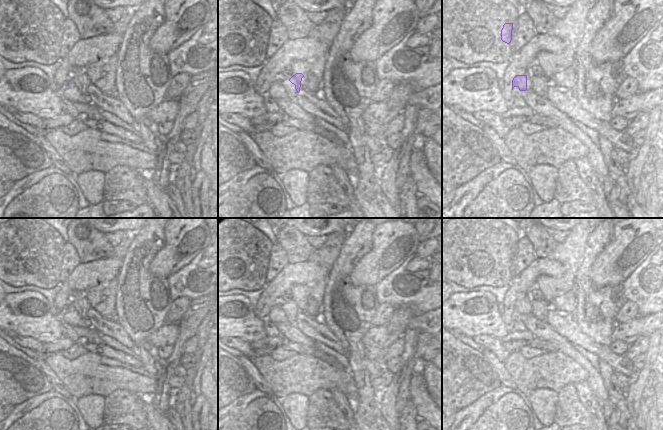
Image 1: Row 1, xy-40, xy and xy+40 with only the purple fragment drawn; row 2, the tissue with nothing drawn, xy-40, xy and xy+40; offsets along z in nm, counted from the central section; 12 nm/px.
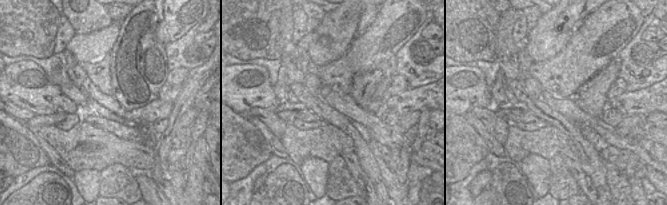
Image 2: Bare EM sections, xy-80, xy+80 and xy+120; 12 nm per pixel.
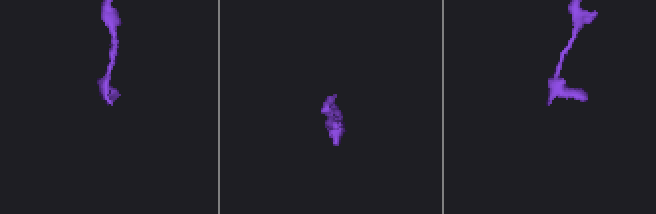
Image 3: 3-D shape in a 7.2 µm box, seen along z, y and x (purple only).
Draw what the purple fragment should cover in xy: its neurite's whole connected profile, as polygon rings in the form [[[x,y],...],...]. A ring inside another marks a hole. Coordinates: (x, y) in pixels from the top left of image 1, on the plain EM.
[[[296,297],[283,308],[283,311],[287,314],[287,322],[289,324],[294,324],[300,316],[303,301],[304,299],[302,297]]]

